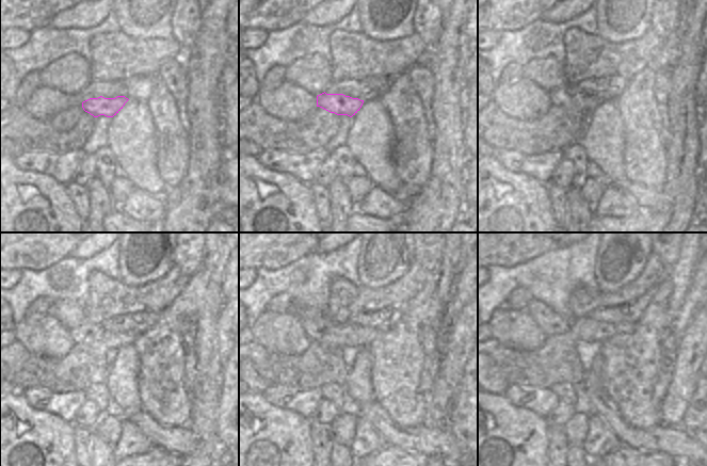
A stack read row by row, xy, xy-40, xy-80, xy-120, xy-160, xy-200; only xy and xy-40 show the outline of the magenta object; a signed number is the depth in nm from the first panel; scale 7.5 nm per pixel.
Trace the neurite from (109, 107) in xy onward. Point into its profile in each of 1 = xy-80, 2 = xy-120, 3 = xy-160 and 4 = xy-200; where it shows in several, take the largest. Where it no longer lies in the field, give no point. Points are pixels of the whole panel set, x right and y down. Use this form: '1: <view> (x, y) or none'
1: xy-80 (567, 96)
2: xy-120 (86, 333)
3: xy-160 (317, 327)
4: xy-200 (548, 321)

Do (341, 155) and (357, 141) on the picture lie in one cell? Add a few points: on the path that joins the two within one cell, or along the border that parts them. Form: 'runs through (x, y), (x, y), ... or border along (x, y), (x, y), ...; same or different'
border along (344, 144), (356, 161); different

